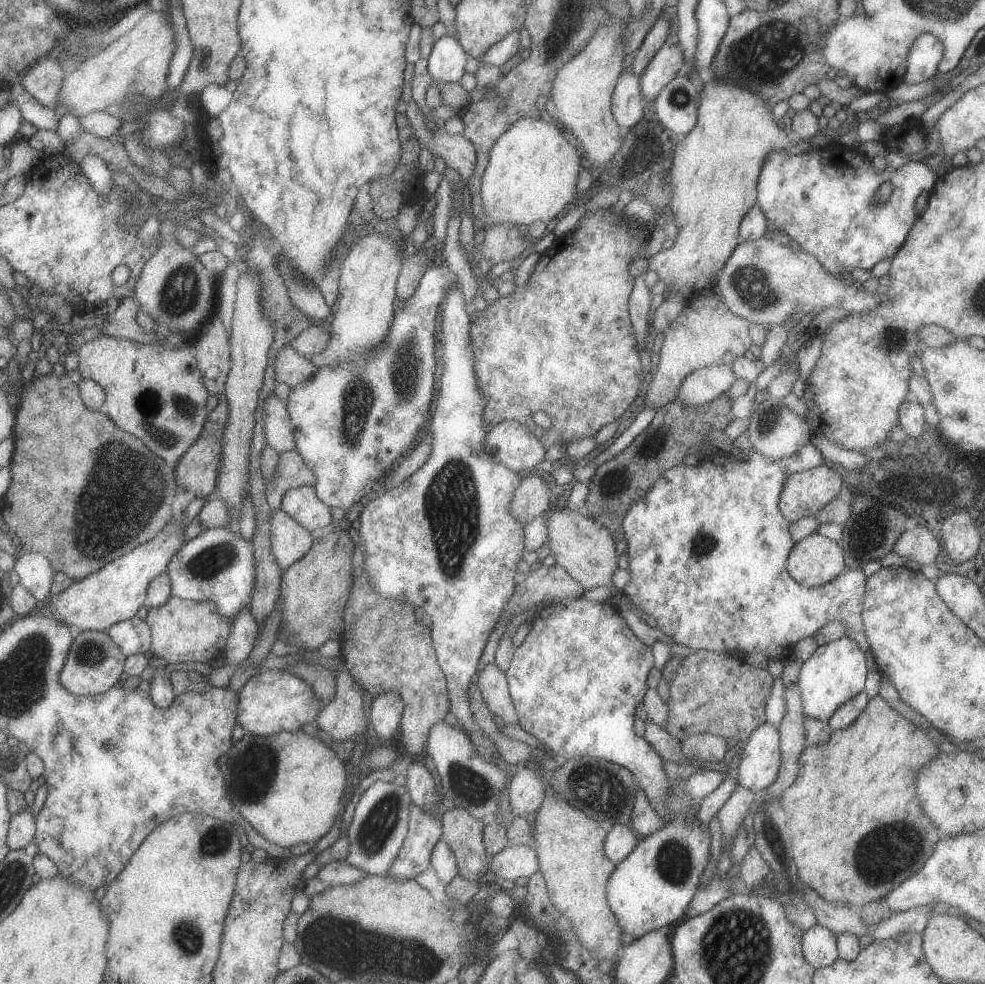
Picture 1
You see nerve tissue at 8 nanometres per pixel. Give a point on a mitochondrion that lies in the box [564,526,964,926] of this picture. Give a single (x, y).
(881, 850)

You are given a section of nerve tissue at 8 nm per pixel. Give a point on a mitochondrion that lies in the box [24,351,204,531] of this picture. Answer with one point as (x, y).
(149, 405)

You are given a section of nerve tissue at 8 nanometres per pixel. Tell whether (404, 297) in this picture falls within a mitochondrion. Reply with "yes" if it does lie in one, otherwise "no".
no

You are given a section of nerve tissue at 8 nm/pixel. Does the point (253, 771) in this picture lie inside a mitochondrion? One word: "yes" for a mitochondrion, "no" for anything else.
yes

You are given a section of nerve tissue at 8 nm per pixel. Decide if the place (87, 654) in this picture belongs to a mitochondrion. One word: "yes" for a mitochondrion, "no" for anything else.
yes

